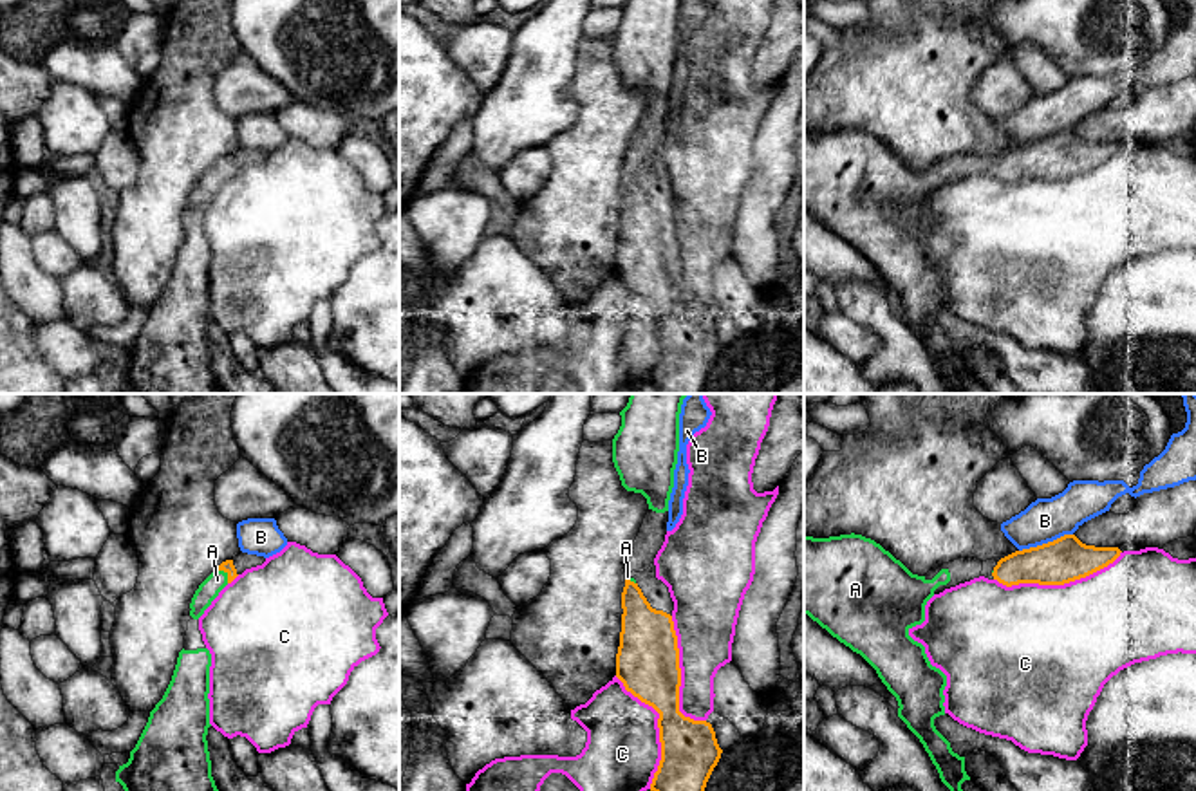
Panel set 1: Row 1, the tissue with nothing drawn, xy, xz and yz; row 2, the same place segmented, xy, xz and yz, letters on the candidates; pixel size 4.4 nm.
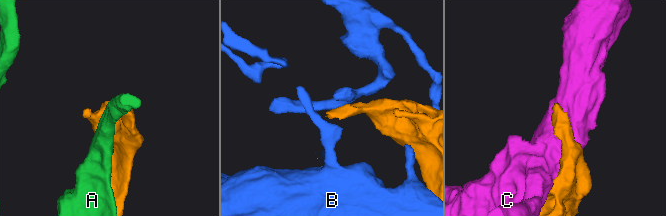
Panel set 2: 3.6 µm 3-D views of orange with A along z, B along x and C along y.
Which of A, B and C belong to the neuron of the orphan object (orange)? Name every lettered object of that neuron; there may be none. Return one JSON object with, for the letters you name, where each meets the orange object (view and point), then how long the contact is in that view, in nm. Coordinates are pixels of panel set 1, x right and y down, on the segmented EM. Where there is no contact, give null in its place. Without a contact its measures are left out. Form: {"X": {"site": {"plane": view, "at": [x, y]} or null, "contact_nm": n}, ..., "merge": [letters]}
{"A": {"site": {"plane": "xy", "at": [224, 571]}, "contact_nm": 90}, "merge": ["A"]}

